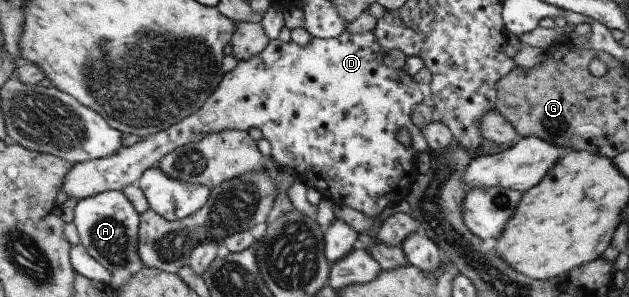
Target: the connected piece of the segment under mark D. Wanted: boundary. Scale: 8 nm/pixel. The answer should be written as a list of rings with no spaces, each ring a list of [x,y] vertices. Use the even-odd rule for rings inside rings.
[[[345,31],[341,36],[330,39],[313,37],[313,42],[309,42],[309,46],[297,46],[292,40],[285,43],[277,39],[270,40],[269,46],[264,48],[263,52],[260,52],[257,56],[253,56],[251,60],[238,62],[236,67],[223,77],[223,82],[219,84],[219,88],[213,93],[213,96],[210,96],[209,100],[195,112],[195,114],[188,116],[183,122],[171,126],[169,130],[163,130],[163,132],[159,134],[152,134],[143,140],[143,142],[139,142],[139,144],[119,150],[119,154],[113,154],[113,156],[109,158],[100,158],[76,164],[71,168],[70,174],[67,174],[66,182],[63,184],[63,188],[61,188],[61,193],[67,196],[69,200],[80,201],[97,196],[103,192],[123,190],[123,188],[127,188],[129,184],[137,185],[146,170],[156,166],[158,162],[161,162],[168,154],[171,154],[175,148],[187,146],[187,144],[191,142],[199,142],[199,140],[203,140],[207,135],[219,134],[219,132],[223,132],[223,130],[249,130],[249,128],[255,127],[258,128],[262,132],[262,136],[270,142],[270,146],[272,147],[271,156],[281,169],[293,169],[294,174],[299,180],[302,180],[308,187],[316,189],[323,196],[327,196],[338,206],[349,206],[349,208],[355,208],[355,210],[363,212],[365,216],[375,218],[375,216],[379,216],[385,208],[399,204],[402,200],[407,200],[413,185],[418,181],[418,176],[421,174],[417,166],[417,156],[430,151],[430,145],[427,142],[427,138],[423,136],[423,131],[413,122],[413,110],[415,110],[417,104],[428,101],[428,90],[422,87],[413,76],[407,74],[405,70],[401,68],[389,68],[389,66],[383,62],[385,54],[386,50],[382,47],[382,43],[378,41],[375,32],[351,34],[351,32]],[[401,128],[406,129],[411,137],[411,144],[409,144],[408,147],[403,146],[403,144],[397,140],[397,131],[401,130]]]

